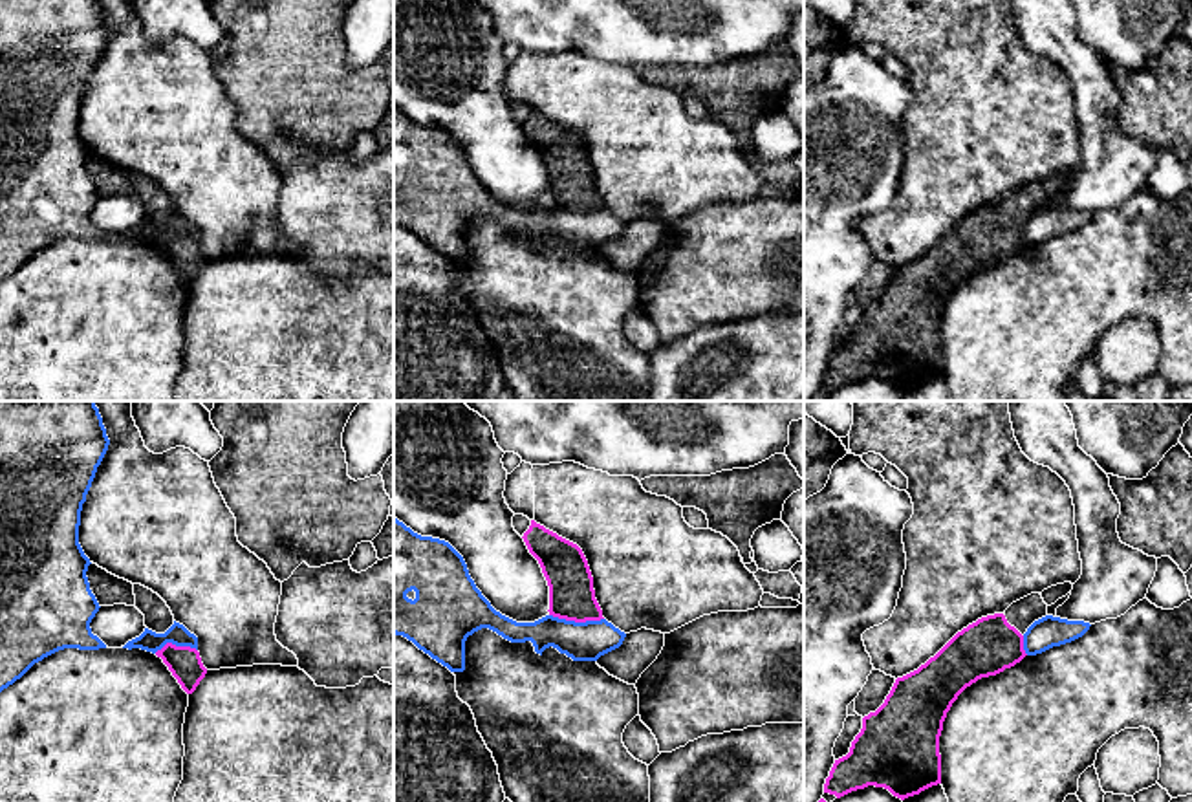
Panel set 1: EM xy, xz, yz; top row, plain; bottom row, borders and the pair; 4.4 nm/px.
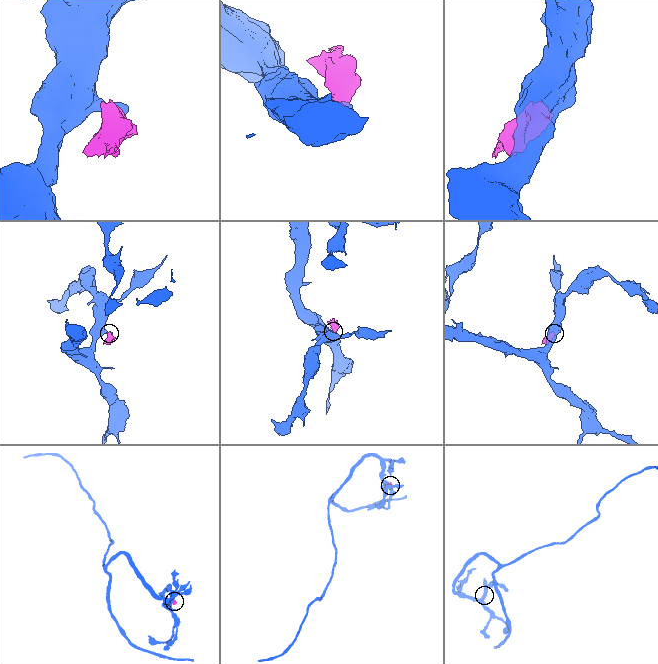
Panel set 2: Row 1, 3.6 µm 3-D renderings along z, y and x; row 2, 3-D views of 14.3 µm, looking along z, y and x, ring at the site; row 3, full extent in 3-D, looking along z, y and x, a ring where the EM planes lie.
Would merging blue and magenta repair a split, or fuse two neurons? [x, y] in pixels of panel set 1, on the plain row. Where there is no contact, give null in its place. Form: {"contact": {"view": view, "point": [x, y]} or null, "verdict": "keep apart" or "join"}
{"contact": {"view": "xz", "point": [577, 213]}, "verdict": "keep apart"}

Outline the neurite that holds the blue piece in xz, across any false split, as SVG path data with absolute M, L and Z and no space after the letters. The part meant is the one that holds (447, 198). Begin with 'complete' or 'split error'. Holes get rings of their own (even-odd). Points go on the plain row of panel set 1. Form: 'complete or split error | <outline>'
complete | M394 106L394 223L412 231L450 262L463 262L465 231L482 218L511 233L531 231L540 245L553 236L573 251L597 251L619 238L626 227L606 209L575 212L546 205L535 212L516 212L502 205L476 178L463 146L449 132L421 126Z

